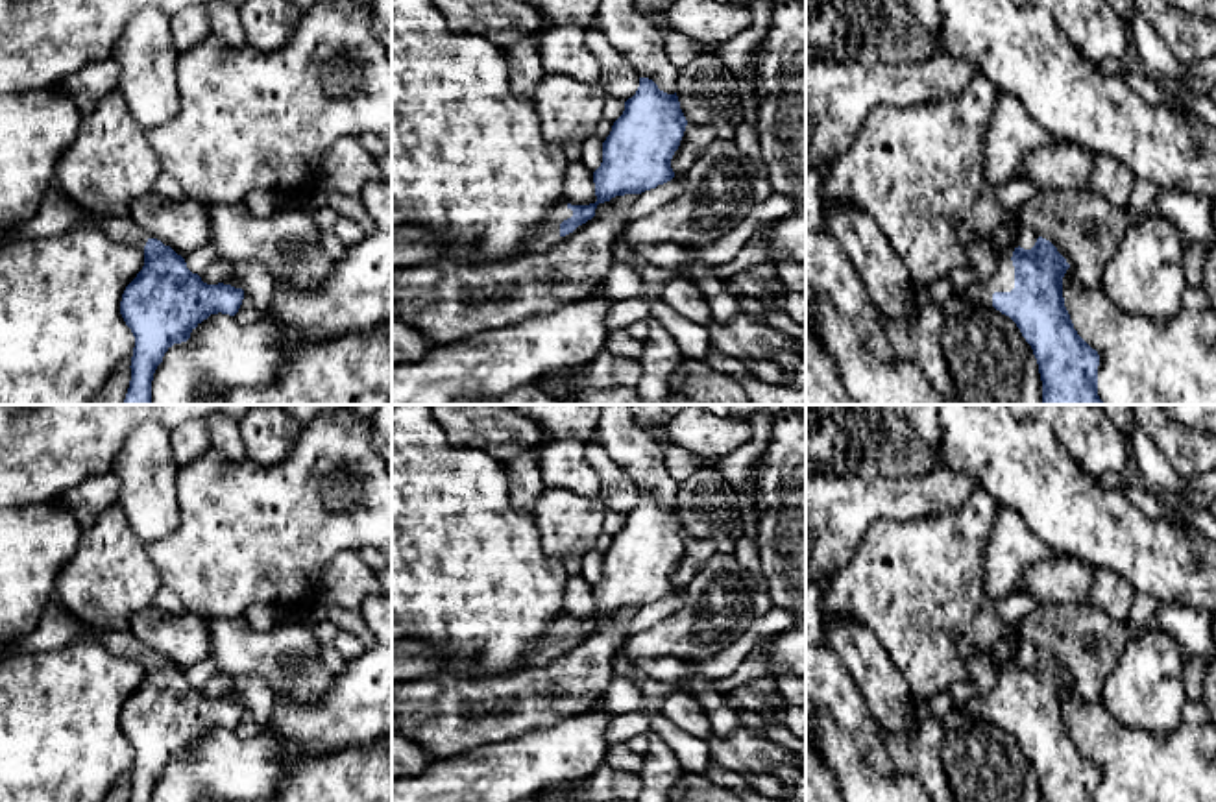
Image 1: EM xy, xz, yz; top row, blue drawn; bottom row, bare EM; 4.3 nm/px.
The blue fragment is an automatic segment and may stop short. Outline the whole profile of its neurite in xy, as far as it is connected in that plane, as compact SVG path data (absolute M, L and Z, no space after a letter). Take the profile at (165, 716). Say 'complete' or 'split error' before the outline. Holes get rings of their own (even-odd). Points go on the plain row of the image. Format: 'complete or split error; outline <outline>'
split error; outline M48 602L33 634L0 645L0 660L20 652L61 650L76 639L96 638L107 650L144 663L144 680L126 700L120 728L135 750L129 802L152 802L164 767L187 756L211 728L235 730L244 704L231 699L207 699L170 660L152 652L129 630L91 626L65 606Z

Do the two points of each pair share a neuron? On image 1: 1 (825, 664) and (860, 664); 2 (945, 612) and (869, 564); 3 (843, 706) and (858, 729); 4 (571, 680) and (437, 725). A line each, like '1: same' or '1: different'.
1: different
2: same
3: same
4: same

